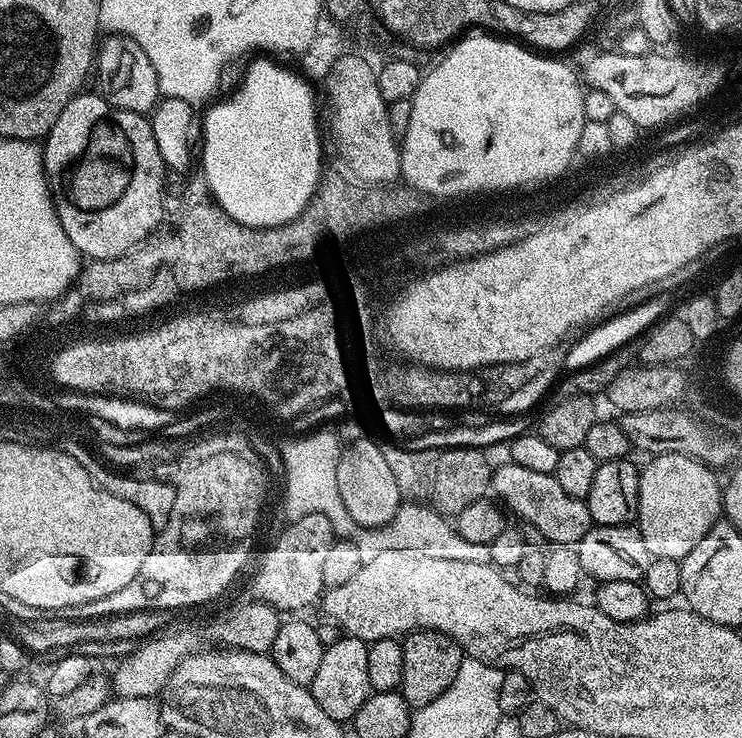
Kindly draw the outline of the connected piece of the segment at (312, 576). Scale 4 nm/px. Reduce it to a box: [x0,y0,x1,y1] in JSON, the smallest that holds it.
[256,514,334,614]

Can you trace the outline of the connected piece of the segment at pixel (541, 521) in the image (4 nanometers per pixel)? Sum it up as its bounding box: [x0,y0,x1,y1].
[491,462,594,545]

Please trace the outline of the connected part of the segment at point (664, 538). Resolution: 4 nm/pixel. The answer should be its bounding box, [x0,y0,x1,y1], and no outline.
[638,452,722,560]

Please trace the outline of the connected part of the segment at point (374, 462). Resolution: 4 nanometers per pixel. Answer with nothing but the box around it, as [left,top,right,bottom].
[336,438,402,528]

